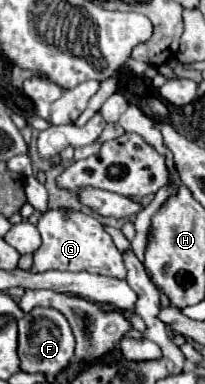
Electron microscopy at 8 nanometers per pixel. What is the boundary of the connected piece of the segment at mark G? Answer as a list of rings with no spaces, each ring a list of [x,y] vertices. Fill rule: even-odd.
[[[72,209],[46,211],[44,217],[38,221],[38,231],[42,235],[42,247],[34,253],[34,263],[30,267],[32,273],[60,269],[60,271],[90,271],[116,279],[126,277],[126,267],[122,263],[120,251],[116,249],[112,237],[104,231],[102,223],[92,215]]]

